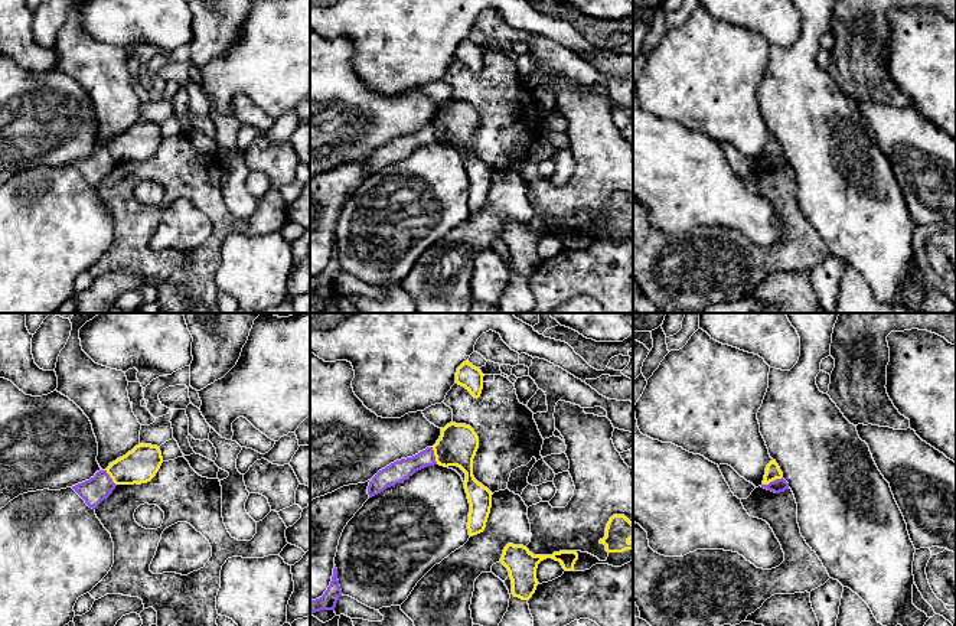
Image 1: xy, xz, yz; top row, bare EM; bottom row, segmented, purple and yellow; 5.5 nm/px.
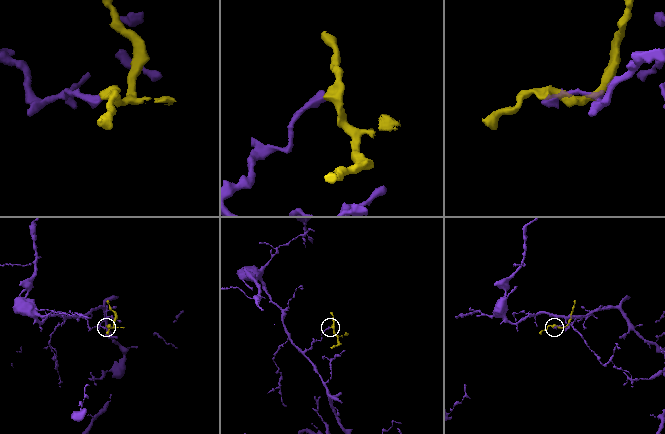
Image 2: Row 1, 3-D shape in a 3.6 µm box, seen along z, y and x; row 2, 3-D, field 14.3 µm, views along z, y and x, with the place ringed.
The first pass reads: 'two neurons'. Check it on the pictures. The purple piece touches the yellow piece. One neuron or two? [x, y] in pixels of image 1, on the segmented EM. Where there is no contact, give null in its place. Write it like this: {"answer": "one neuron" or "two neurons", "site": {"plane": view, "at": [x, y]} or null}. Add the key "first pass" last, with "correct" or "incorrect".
{"answer": "two neurons", "site": {"plane": "yz", "at": [773, 481]}, "first pass": "correct"}

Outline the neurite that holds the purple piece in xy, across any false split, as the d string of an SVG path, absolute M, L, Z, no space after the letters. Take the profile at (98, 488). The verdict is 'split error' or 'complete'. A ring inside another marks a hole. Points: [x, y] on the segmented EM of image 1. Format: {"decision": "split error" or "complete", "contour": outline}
{"decision": "complete", "contour": "M99 470L94 477L72 486L72 489L85 501L85 503L95 509L104 499L107 499L115 489L115 483L107 473Z"}

